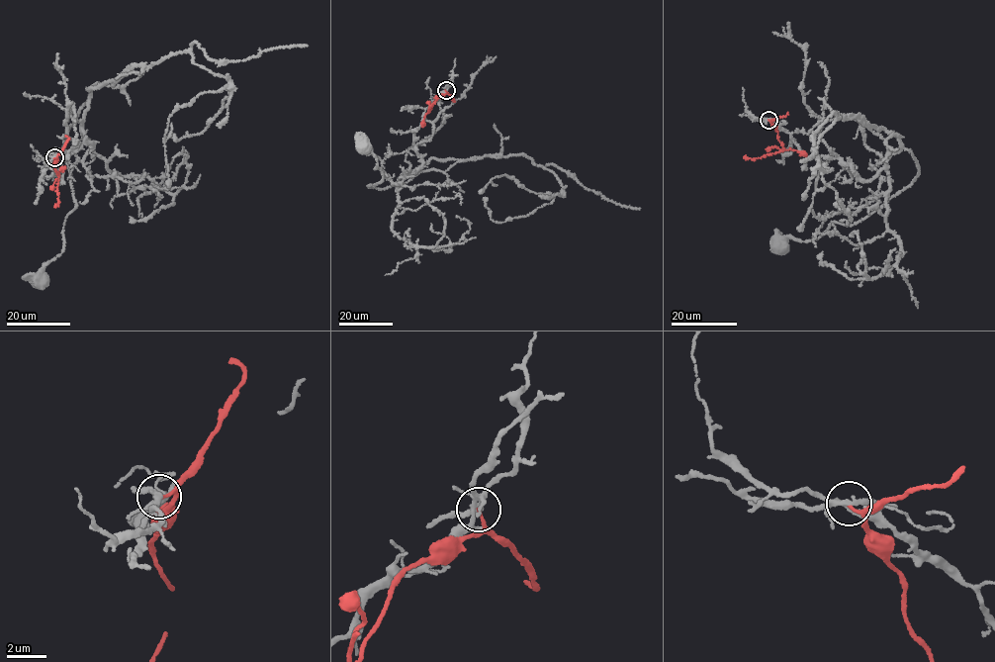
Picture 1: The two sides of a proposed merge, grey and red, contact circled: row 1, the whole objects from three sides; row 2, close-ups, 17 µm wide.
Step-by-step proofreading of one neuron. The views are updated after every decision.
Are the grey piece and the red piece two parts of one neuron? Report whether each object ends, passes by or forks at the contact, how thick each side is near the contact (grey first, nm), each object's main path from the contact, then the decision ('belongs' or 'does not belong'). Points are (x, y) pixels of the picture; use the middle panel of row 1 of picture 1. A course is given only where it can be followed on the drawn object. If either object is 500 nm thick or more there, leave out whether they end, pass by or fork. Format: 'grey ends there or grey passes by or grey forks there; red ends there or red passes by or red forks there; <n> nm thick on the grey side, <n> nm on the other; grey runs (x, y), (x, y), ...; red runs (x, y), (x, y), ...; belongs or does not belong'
grey forks there; red ends there; 240 nm thick on the grey side, 140 nm on the other; grey runs (446, 90), (414, 133), (421, 163), (405, 173), (413, 175), (407, 181), (368, 187), (382, 178), (365, 145); red runs (445, 91), (428, 112), (436, 96); does not belong

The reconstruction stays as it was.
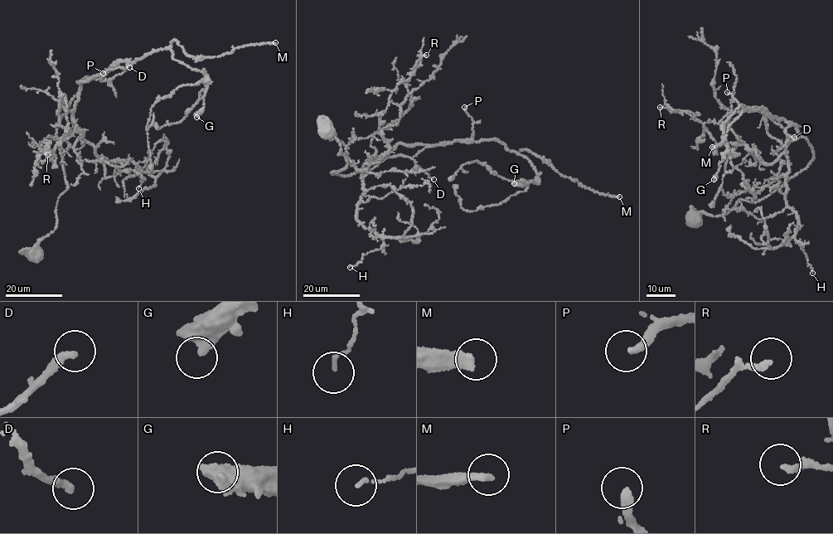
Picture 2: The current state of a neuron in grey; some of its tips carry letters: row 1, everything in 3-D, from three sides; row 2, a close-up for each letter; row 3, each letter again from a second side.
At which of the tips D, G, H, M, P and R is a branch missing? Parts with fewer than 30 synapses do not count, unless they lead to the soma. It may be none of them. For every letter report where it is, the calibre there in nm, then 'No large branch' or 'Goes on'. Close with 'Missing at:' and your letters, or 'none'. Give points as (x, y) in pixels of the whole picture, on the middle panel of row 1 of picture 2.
D: Place: (433, 179). Thickness 280 nm. Goes on
G: Place: (514, 183). Thickness 480 nm. No large branch
H: Place: (350, 267). Thickness 110 nm. No large branch
M: Place: (619, 196). Thickness 340 nm. Goes on
P: Place: (464, 107). Thickness 280 nm. Goes on
R: Place: (426, 55). Thickness 190 nm. No large branch
Missing at: D, M, P

